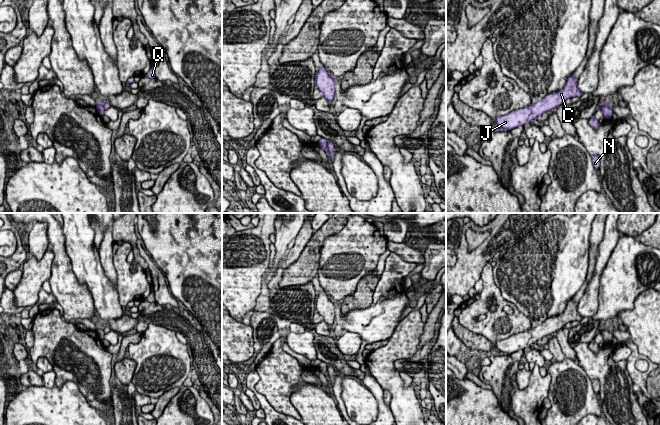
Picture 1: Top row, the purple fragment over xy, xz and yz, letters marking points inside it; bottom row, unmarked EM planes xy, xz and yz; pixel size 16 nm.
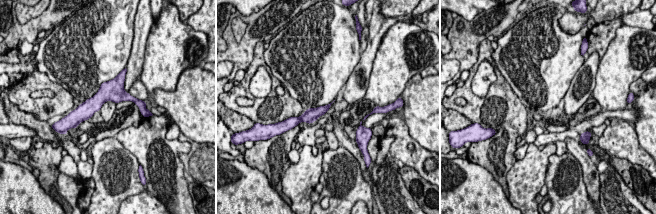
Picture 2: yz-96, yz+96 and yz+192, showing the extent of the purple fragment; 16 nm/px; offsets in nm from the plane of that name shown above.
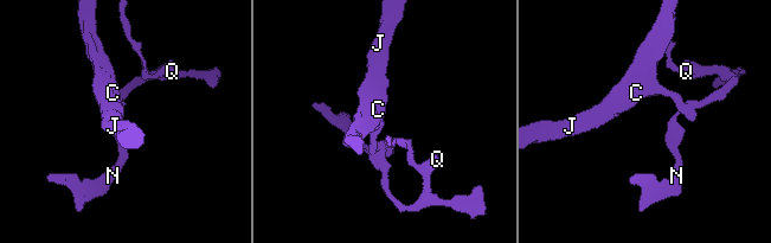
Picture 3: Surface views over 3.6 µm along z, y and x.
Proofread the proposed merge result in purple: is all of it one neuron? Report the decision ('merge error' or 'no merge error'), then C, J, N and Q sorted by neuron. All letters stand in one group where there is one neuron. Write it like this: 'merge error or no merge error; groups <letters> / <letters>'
merge error; groups C J / N Q

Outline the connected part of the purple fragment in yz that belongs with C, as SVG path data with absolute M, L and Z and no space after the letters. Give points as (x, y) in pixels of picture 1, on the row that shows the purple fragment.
M572 73L561 90L547 94L541 100L534 104L531 103L527 107L493 118L495 126L498 128L498 131L507 131L535 122L543 113L557 108L565 100L582 96L584 93L578 89L577 81L575 73Z

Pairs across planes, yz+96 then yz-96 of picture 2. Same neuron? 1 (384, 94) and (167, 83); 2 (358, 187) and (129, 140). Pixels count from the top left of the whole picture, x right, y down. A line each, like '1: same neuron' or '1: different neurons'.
1: same neuron
2: different neurons

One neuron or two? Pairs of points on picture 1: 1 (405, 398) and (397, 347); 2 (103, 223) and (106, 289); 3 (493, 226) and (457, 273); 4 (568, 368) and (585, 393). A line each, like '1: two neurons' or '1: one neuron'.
1: one neuron
2: two neurons
3: one neuron
4: one neuron

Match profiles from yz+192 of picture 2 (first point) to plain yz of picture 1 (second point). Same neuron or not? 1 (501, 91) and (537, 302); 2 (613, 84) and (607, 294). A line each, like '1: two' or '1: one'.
1: two
2: one

